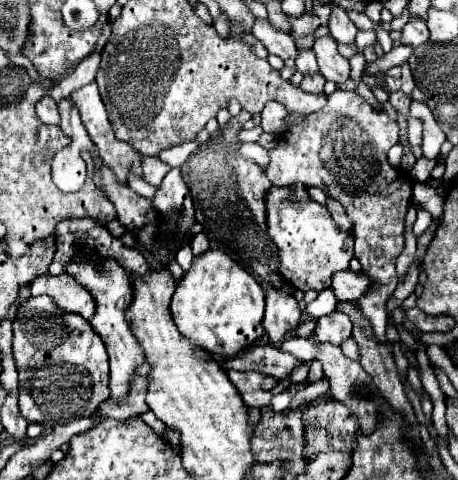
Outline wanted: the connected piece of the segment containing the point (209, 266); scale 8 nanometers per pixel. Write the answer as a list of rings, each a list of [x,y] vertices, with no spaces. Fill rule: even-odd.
[[[209,249],[195,257],[171,299],[171,315],[179,333],[193,345],[225,359],[239,355],[263,337],[263,311],[265,291],[261,285],[221,249]]]

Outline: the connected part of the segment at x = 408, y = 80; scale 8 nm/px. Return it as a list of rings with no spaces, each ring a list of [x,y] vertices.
[[[403,63],[403,65],[401,65],[401,71],[403,71],[403,75],[401,75],[401,83],[403,83],[403,87],[401,87],[401,89],[403,89],[407,95],[411,95],[413,87],[415,87],[415,81],[413,81],[411,71],[409,71],[409,65]]]

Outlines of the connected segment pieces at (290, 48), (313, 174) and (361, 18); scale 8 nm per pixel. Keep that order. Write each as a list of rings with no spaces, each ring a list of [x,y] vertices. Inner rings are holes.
[[[255,19],[253,35],[267,47],[269,53],[279,55],[281,59],[295,59],[297,45],[287,31],[279,31],[267,19]]]
[[[335,91],[321,111],[307,115],[301,125],[289,127],[281,135],[279,147],[269,151],[271,165],[267,167],[267,177],[273,185],[303,183],[307,189],[319,187],[345,207],[353,223],[355,257],[363,265],[363,273],[375,279],[375,287],[357,305],[381,341],[385,341],[387,327],[385,303],[397,287],[395,261],[405,247],[405,215],[413,195],[409,175],[405,177],[401,169],[387,161],[387,151],[399,141],[397,133],[397,123],[375,111],[357,91]]]
[[[351,10],[348,15],[358,29],[374,30],[375,24],[364,13]]]

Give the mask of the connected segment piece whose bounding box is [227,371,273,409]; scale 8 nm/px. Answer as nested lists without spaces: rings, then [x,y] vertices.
[[[227,371],[231,383],[237,387],[237,391],[241,393],[243,401],[247,407],[265,407],[271,403],[271,393],[269,391],[263,391],[261,389],[261,379],[263,375],[259,375],[257,371]]]

